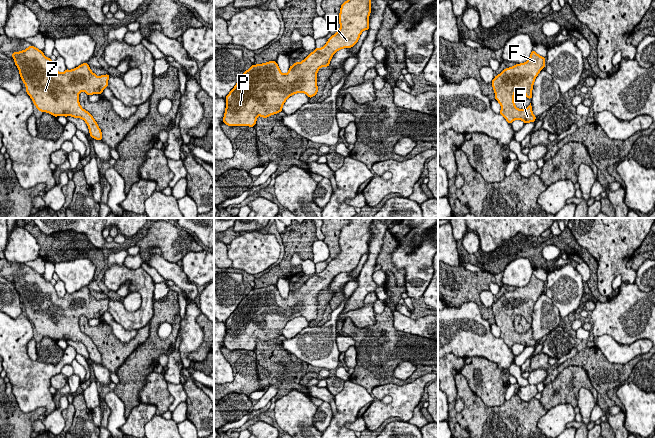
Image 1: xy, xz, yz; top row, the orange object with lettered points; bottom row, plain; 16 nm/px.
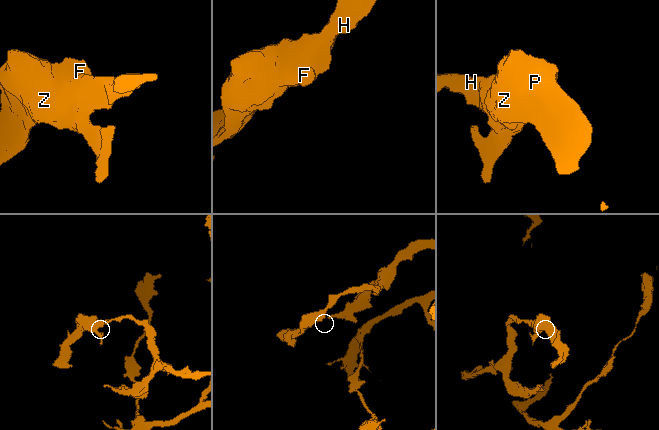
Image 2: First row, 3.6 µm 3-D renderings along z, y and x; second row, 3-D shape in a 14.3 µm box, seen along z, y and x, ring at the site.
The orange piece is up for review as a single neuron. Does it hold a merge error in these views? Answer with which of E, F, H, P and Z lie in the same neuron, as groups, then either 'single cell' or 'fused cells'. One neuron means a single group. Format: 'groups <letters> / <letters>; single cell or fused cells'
groups E F H P Z; single cell

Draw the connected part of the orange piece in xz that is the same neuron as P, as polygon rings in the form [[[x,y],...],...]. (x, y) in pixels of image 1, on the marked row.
[[[347,0],[341,5],[339,14],[340,29],[332,35],[320,49],[310,53],[300,63],[290,66],[287,74],[280,71],[276,61],[252,65],[226,96],[226,109],[223,122],[228,126],[250,126],[256,124],[257,116],[267,118],[282,111],[283,104],[288,97],[296,93],[305,93],[311,98],[318,92],[317,72],[321,67],[328,67],[332,56],[340,49],[351,48],[364,30],[369,29],[369,15],[371,0]]]

